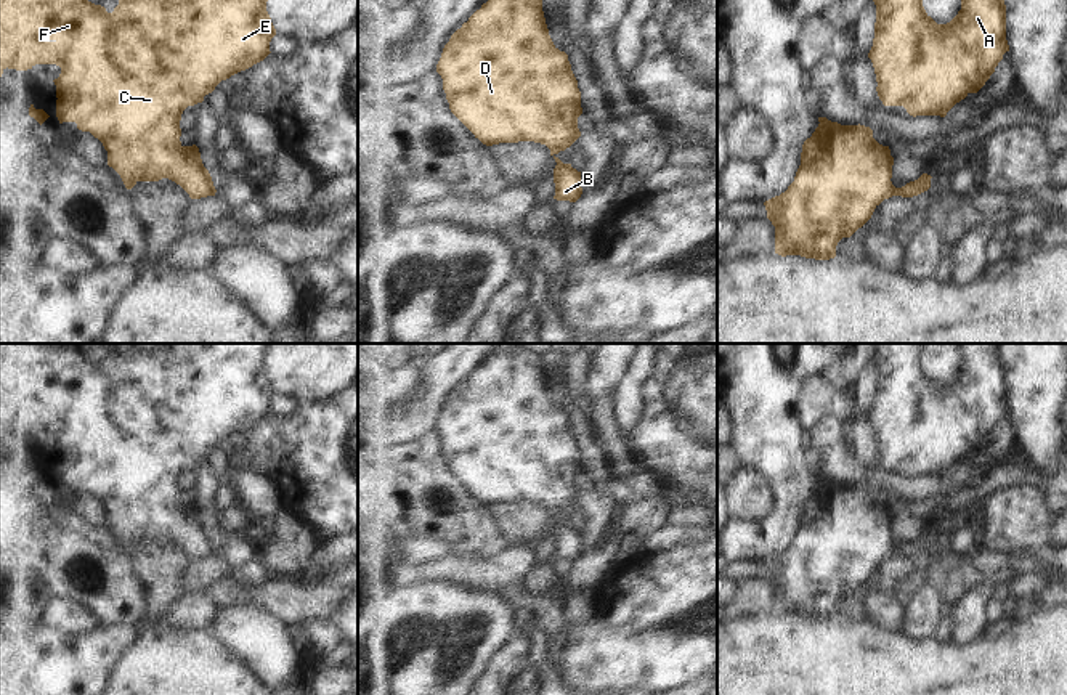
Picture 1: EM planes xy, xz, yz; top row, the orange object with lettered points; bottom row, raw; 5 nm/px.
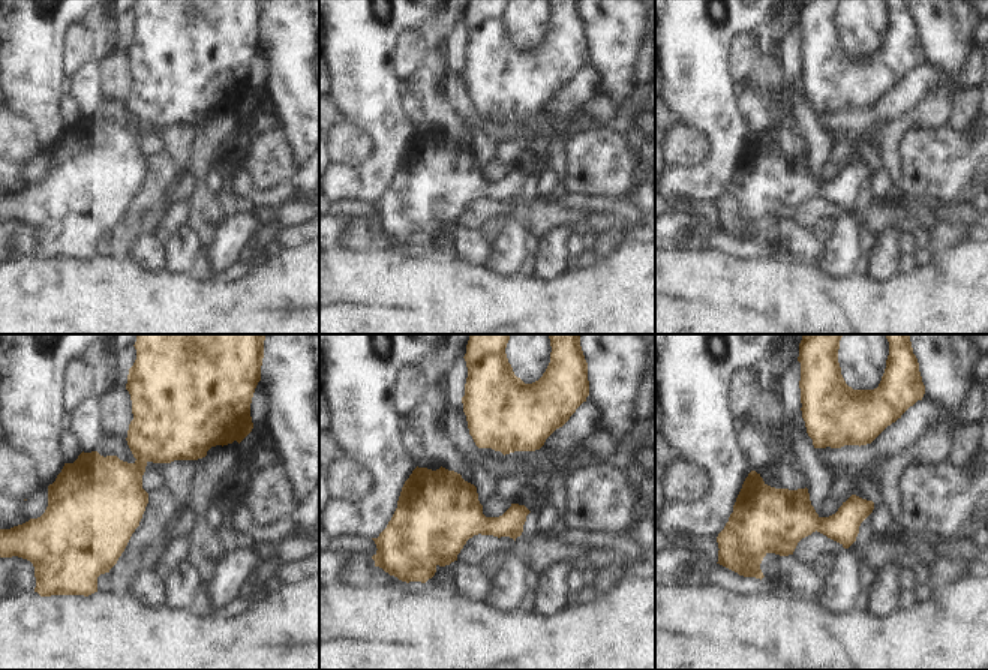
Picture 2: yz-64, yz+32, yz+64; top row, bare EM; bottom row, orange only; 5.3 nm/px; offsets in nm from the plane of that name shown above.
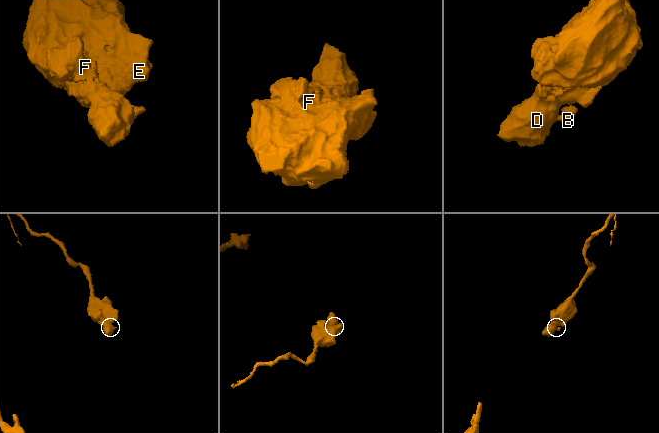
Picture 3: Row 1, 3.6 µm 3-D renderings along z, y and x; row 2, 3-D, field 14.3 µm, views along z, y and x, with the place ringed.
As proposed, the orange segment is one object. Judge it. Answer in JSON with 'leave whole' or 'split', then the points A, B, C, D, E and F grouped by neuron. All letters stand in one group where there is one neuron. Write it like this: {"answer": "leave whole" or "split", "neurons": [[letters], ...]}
{"answer": "leave whole", "neurons": [["A", "B", "C", "D", "E", "F"]]}

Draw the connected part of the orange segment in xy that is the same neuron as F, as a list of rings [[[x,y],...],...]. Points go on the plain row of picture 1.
[[[0,343],[0,437],[6,427],[27,430],[35,424],[59,425],[61,433],[53,440],[56,445],[56,477],[59,483],[75,482],[79,490],[90,491],[98,498],[108,510],[108,525],[120,534],[127,549],[132,549],[138,541],[168,538],[180,544],[191,559],[215,555],[217,549],[202,523],[199,507],[196,504],[183,506],[180,501],[181,473],[188,465],[202,462],[204,456],[212,453],[221,440],[252,427],[271,413],[270,401],[276,395],[276,388],[266,371],[270,343],[124,343],[117,352],[117,358],[119,364],[112,372],[108,372],[104,366],[88,361],[74,343]]]

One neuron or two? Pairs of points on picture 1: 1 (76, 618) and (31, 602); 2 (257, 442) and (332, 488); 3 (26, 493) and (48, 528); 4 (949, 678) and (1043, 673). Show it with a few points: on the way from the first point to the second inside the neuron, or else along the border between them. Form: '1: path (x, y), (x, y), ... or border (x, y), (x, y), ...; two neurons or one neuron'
1: path (64, 615), (42, 609); one neuron
2: path (276, 443), (297, 453), (313, 469); one neuron
3: border (45, 495), (36, 522), (36, 546), (32, 549); two neurons
4: path (973, 678), (1019, 678); one neuron

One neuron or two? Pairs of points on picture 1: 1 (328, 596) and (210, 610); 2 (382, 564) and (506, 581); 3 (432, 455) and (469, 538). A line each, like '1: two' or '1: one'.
1: two
2: one
3: one

